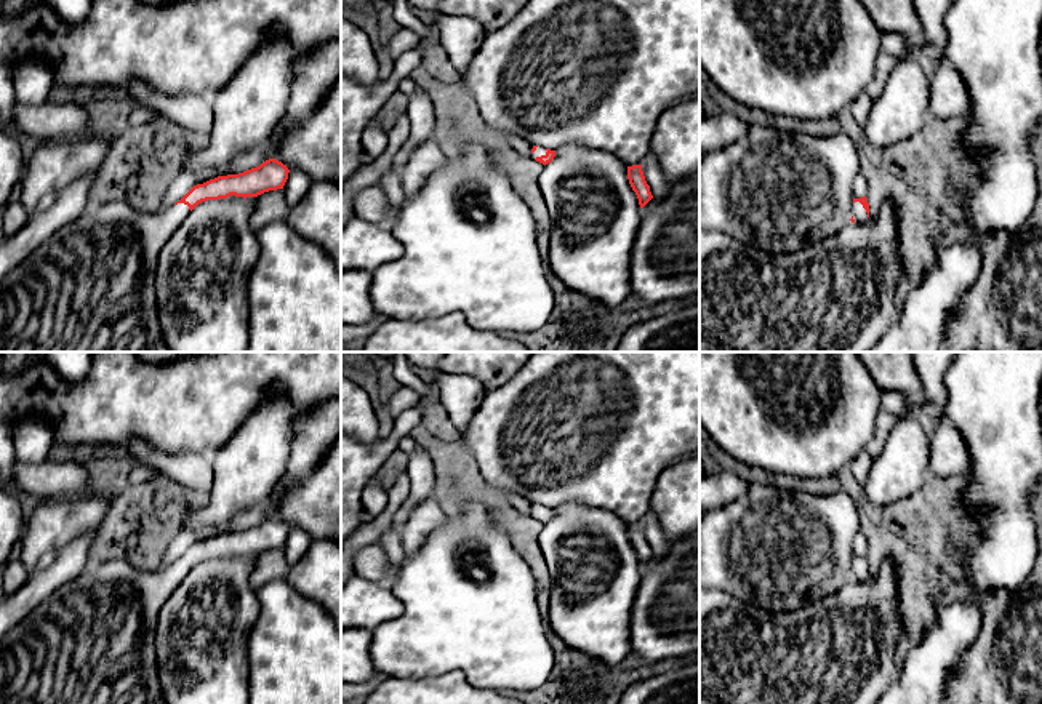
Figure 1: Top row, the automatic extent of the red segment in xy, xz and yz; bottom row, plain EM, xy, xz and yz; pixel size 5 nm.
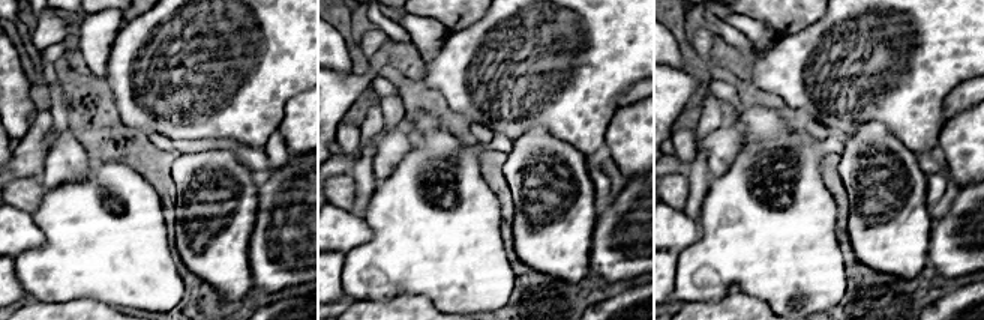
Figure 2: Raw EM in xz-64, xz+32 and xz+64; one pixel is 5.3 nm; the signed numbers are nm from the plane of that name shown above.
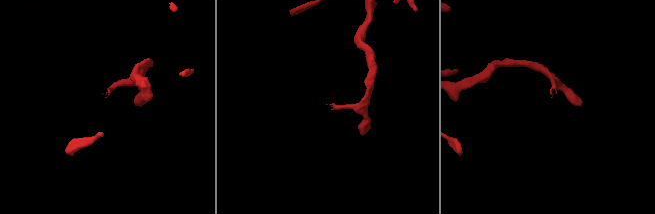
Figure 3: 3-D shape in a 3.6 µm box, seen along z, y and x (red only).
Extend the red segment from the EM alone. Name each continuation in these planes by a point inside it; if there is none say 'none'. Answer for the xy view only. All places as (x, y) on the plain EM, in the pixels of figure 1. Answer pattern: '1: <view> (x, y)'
1: xy (93, 640)

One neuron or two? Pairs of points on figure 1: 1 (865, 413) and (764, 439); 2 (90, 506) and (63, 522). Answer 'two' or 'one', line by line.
1: one
2: one

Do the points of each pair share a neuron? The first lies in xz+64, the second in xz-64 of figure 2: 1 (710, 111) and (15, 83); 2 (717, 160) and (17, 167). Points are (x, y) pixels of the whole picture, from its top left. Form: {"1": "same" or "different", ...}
{"1": "different", "2": "different"}

